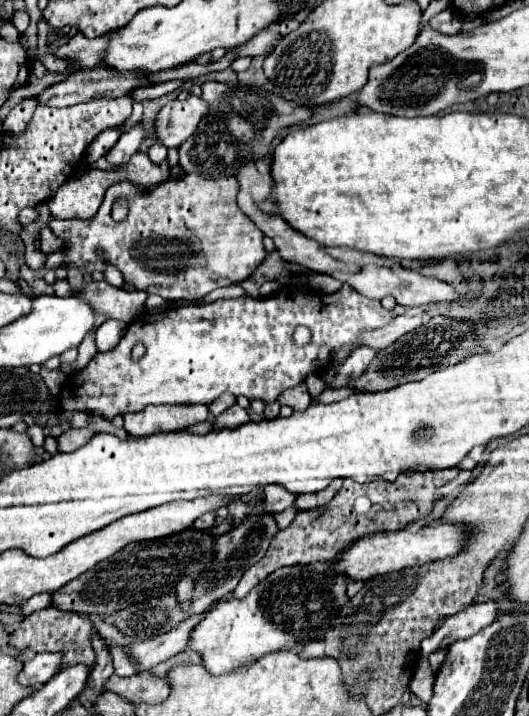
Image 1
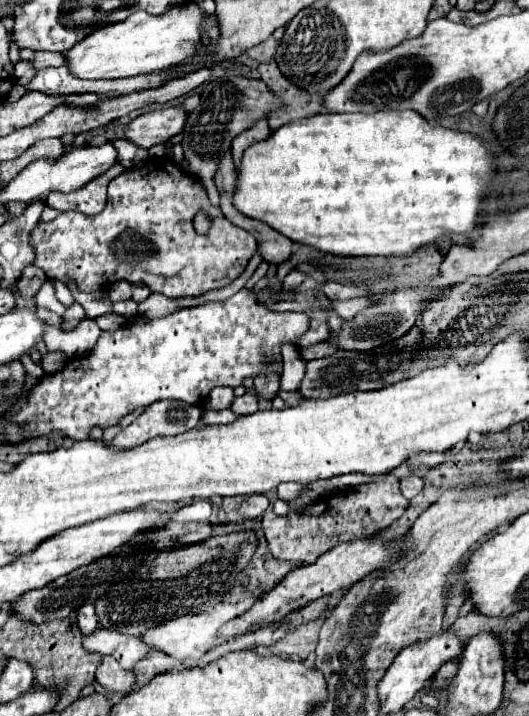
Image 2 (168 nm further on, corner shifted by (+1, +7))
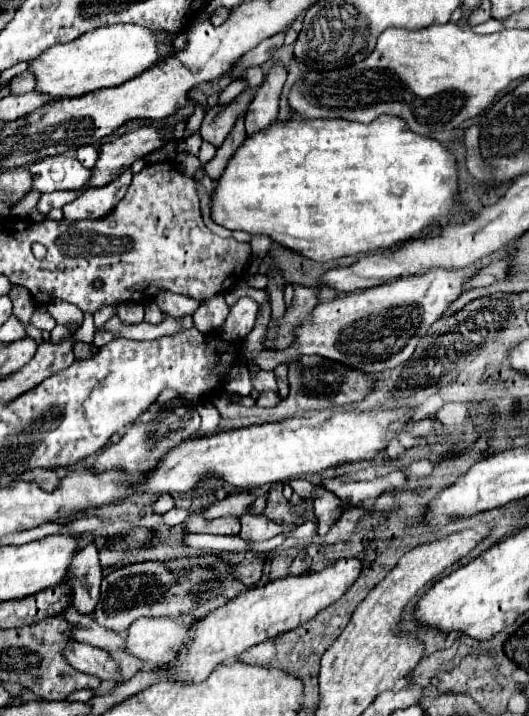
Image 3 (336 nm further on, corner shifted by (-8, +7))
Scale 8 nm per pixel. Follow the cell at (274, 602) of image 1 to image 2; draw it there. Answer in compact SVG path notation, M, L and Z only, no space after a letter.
M246 598L238 604L216 604L210 612L202 612L202 614L186 614L186 616L180 616L180 618L172 618L172 622L164 622L164 626L154 626L152 630L148 630L146 634L142 634L140 638L144 642L148 642L148 646L152 646L152 650L156 652L164 652L172 658L178 658L178 660L188 660L188 658L200 658L204 656L210 648L216 648L222 644L222 640L216 636L218 628L226 622L230 622L232 618L244 614L252 602L256 598Z

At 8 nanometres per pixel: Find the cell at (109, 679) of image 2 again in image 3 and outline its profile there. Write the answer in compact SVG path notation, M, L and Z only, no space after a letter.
M77 642L77 646L69 646L69 650L65 650L65 658L69 658L73 668L85 674L99 676L101 680L119 680L117 662L103 650L97 650L95 646L85 646Z

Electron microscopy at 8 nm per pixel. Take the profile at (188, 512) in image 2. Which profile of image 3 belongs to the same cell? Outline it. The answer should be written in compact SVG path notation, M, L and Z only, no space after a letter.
M173 508L173 510L169 510L167 514L163 514L163 522L169 524L169 526L177 526L177 524L183 524L183 522L185 522L187 514L189 514L189 512L183 510L183 508Z

